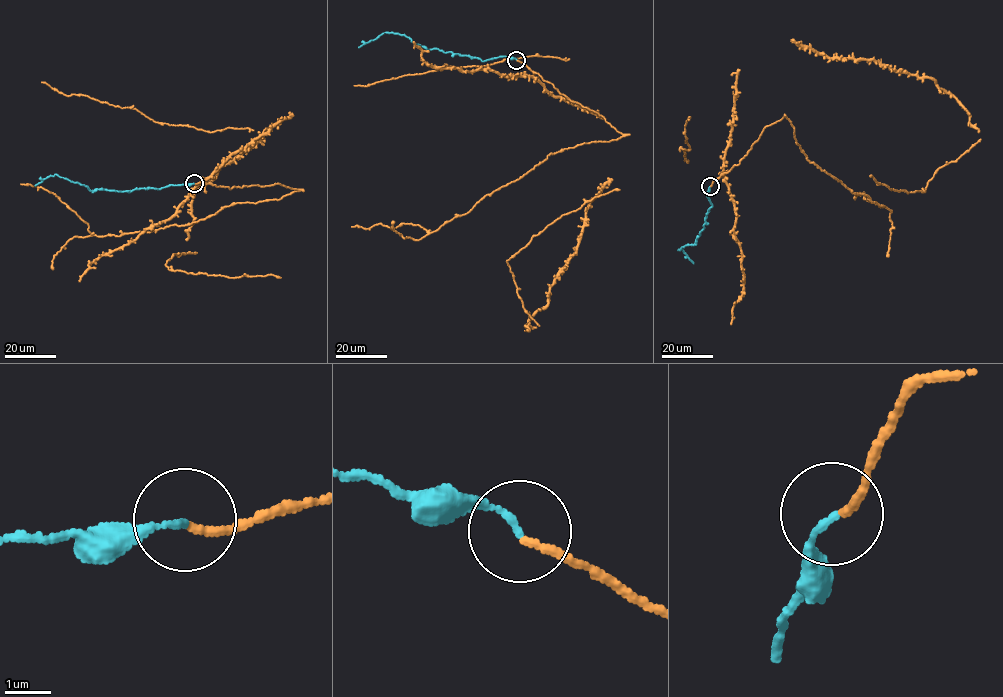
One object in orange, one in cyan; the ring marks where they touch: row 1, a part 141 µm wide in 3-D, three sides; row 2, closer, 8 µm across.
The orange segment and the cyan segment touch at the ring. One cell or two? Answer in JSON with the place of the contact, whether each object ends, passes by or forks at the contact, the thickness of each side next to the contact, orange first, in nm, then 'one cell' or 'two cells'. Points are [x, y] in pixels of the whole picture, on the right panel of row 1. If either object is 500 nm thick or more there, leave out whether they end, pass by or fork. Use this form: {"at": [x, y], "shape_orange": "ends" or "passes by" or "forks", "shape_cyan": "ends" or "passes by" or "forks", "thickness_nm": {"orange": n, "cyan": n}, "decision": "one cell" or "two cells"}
{"at": [710, 186], "shape_orange": "ends", "shape_cyan": "ends", "thickness_nm": {"orange": 170, "cyan": 130}, "decision": "one cell"}

